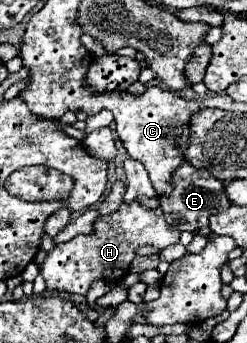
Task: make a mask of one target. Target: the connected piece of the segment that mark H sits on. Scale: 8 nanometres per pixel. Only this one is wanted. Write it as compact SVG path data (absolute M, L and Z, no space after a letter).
M133 199L131 203L123 201L111 215L97 217L93 233L77 235L71 241L59 243L53 251L49 251L45 263L41 265L41 275L47 283L47 289L65 289L67 293L87 295L97 279L105 283L121 281L127 275L139 247L153 245L161 251L173 243L179 243L179 231L165 221L165 215L159 207L147 209L137 199Z

